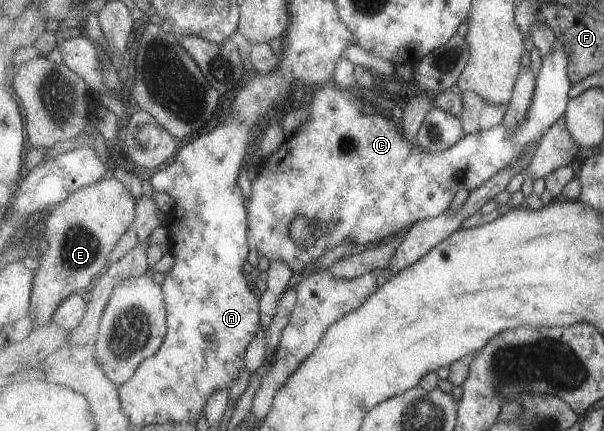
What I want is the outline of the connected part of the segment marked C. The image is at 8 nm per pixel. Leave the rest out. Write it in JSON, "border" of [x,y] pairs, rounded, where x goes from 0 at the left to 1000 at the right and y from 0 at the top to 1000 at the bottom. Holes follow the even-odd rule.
{"border":[[[924,97],[912,130],[899,142],[873,278],[856,292],[853,311],[846,311],[834,288],[823,288],[813,302],[770,313],[753,339],[722,355],[700,346],[692,332],[677,329],[662,281],[651,283],[639,262],[613,262],[606,253],[604,232],[586,209],[568,209],[553,200],[551,190],[525,204],[515,213],[517,225],[505,241],[510,265],[505,285],[470,320],[459,353],[437,367],[427,404],[417,406],[409,473],[411,552],[416,571],[445,608],[472,608],[482,629],[498,643],[505,640],[538,580],[573,564],[598,580],[611,561],[624,561],[664,538],[667,529],[680,529],[700,510],[737,497],[762,441],[790,441],[829,394],[843,390],[937,262],[944,234],[942,209],[949,197],[942,181],[942,142],[944,125]],[[497,501],[528,522],[526,557],[512,575],[498,571],[478,538],[482,515]]]}

